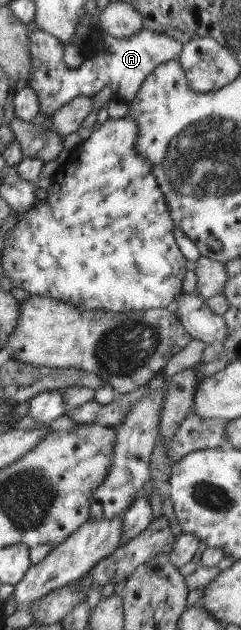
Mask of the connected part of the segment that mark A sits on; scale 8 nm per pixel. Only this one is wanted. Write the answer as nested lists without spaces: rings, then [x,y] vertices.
[[[142,29],[136,35],[126,39],[110,40],[110,48],[98,52],[96,58],[92,58],[92,64],[88,64],[90,58],[86,58],[78,68],[69,68],[63,60],[64,43],[58,38],[43,30],[30,31],[30,59],[31,73],[29,86],[38,95],[40,104],[39,116],[36,121],[41,124],[44,116],[52,116],[60,107],[70,102],[74,97],[86,95],[93,97],[104,86],[109,86],[112,92],[119,94],[128,102],[134,100],[140,90],[144,79],[159,65],[167,60],[179,60],[183,50],[183,44],[160,32]]]

